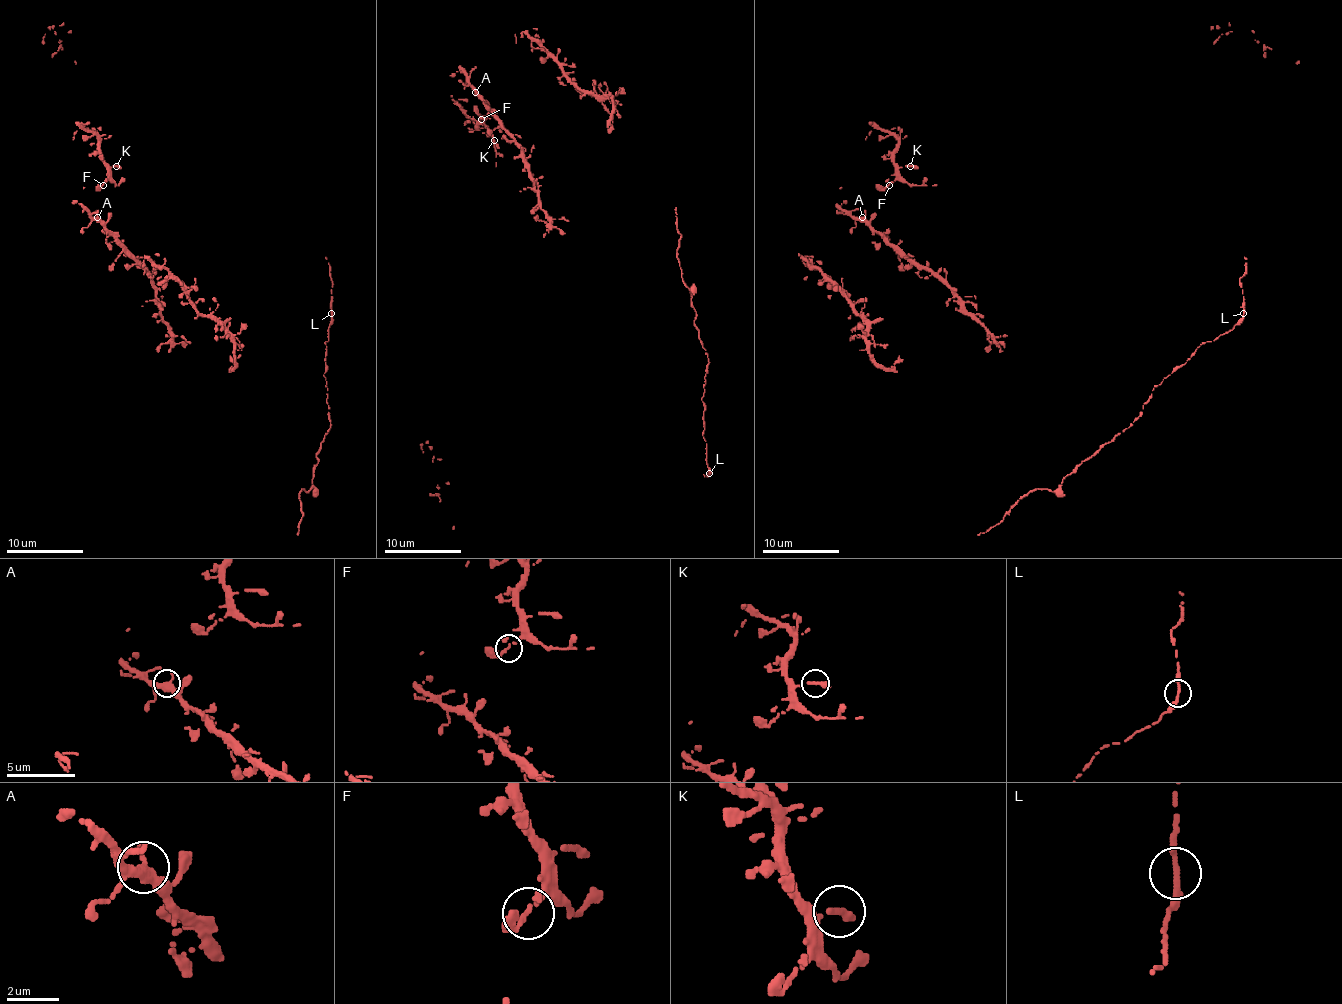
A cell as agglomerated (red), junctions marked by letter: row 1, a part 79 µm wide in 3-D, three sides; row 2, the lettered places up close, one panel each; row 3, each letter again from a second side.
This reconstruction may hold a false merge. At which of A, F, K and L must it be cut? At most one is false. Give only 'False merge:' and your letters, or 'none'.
False merge: none

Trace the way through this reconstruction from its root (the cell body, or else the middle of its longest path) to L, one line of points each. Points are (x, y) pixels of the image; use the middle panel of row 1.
L: (678, 258), (695, 310), (693, 325), (709, 358), (701, 398), (709, 473)

